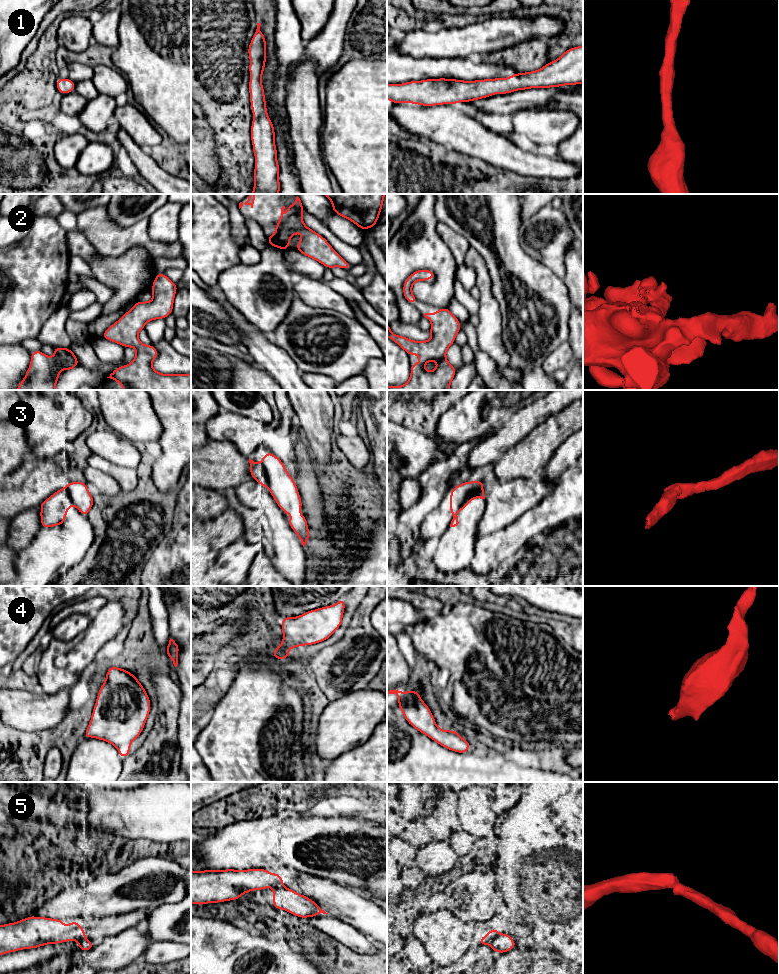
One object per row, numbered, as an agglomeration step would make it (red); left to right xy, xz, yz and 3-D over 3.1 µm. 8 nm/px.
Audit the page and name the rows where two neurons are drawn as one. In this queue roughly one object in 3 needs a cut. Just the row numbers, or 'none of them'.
5

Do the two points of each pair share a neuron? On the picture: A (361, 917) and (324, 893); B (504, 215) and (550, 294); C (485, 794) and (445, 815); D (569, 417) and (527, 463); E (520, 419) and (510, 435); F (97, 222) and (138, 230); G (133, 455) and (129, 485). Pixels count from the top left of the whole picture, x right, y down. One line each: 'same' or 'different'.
A: same
B: same
C: different
D: same
E: same
F: same
G: different

